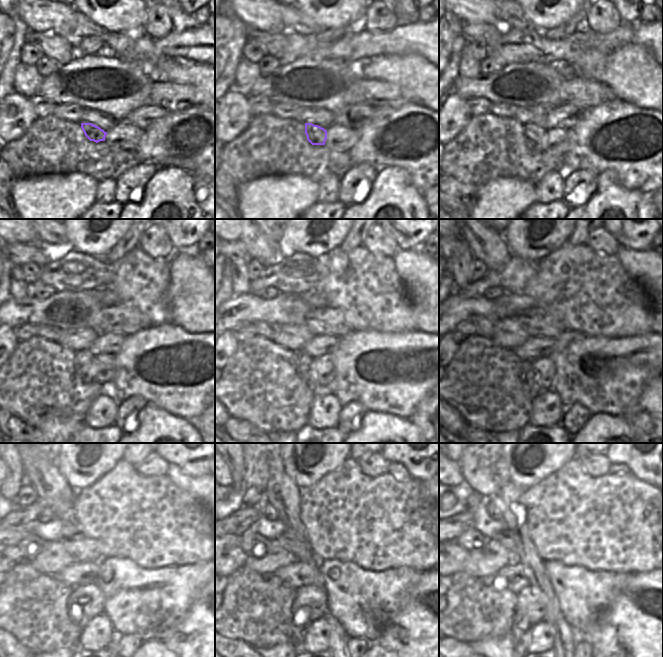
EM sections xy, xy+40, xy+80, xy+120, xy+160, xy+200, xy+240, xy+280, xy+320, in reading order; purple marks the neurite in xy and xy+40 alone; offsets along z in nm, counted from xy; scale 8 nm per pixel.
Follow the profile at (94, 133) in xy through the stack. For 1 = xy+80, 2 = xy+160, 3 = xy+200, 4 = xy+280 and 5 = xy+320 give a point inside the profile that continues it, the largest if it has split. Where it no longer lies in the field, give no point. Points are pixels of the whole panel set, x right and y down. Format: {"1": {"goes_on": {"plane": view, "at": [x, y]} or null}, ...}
{"1": {"goes_on": {"plane": "xy+80", "at": [534, 134]}}, "2": {"goes_on": {"plane": "xy+160", "at": [304, 361]}}, "3": {"goes_on": {"plane": "xy+200", "at": [531, 385]}}, "4": {"goes_on": {"plane": "xy+280", "at": [301, 621]}}, "5": {"goes_on": {"plane": "xy+320", "at": [522, 625]}}}

